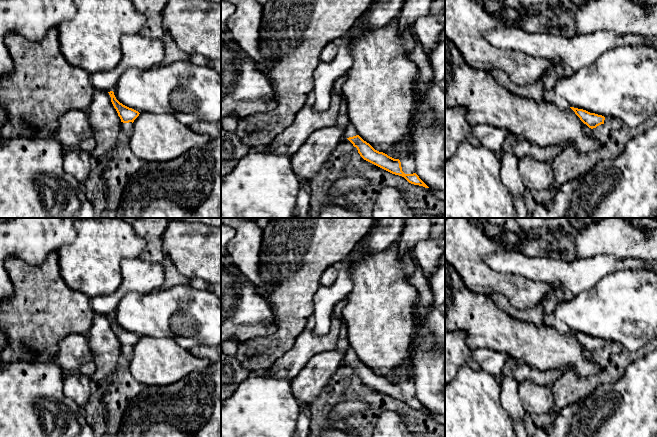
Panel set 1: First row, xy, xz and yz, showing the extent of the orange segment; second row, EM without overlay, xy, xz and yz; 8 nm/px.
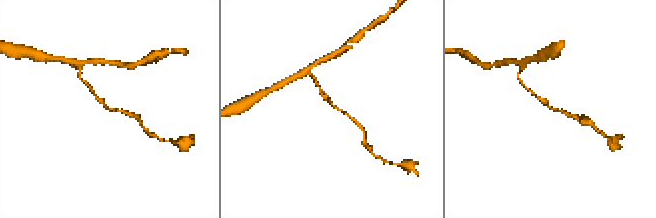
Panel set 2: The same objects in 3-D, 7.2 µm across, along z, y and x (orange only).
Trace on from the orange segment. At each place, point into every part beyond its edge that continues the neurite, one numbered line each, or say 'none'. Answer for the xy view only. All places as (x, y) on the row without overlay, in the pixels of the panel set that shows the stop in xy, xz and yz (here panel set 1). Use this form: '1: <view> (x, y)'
1: xy (126, 351)

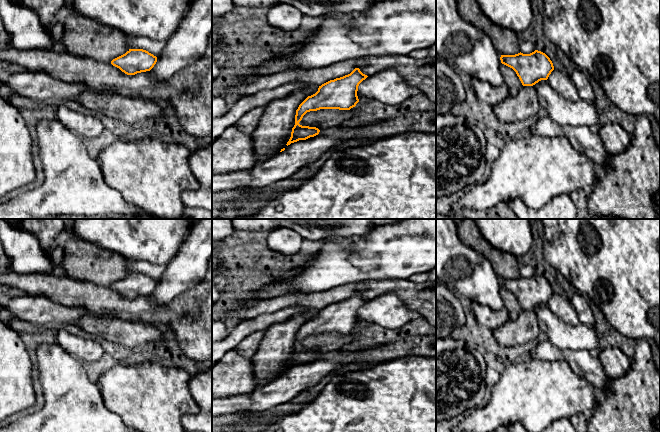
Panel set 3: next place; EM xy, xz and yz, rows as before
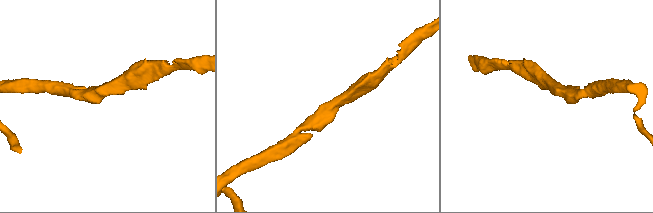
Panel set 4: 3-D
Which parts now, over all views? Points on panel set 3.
none

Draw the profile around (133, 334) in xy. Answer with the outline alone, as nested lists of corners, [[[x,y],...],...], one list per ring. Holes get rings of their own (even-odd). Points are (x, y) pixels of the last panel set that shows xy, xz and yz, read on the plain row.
[[[85,315],[76,325],[100,341],[121,344],[133,350],[142,345],[161,345],[162,332],[153,324],[105,315]]]

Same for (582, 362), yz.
[[[548,339],[535,343],[531,357],[543,361],[565,361],[573,372],[595,386],[599,394],[610,393],[609,379],[598,356],[587,350],[563,350],[554,346]]]

